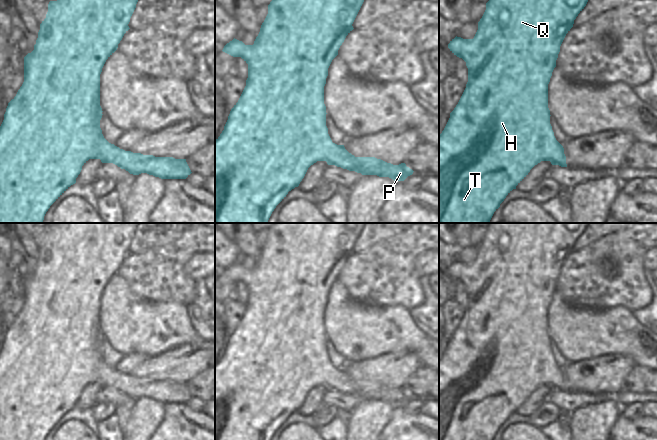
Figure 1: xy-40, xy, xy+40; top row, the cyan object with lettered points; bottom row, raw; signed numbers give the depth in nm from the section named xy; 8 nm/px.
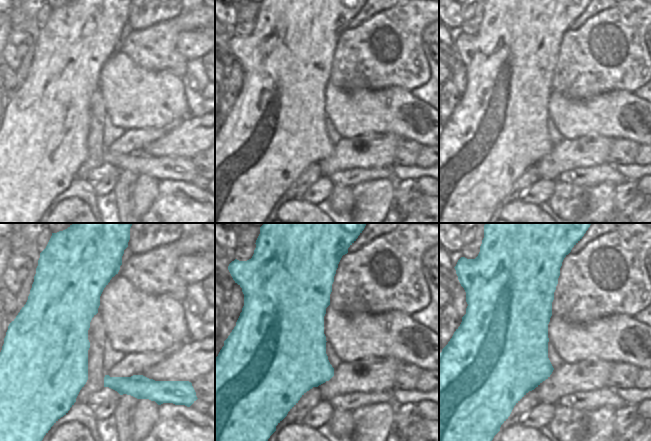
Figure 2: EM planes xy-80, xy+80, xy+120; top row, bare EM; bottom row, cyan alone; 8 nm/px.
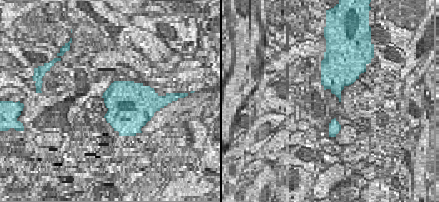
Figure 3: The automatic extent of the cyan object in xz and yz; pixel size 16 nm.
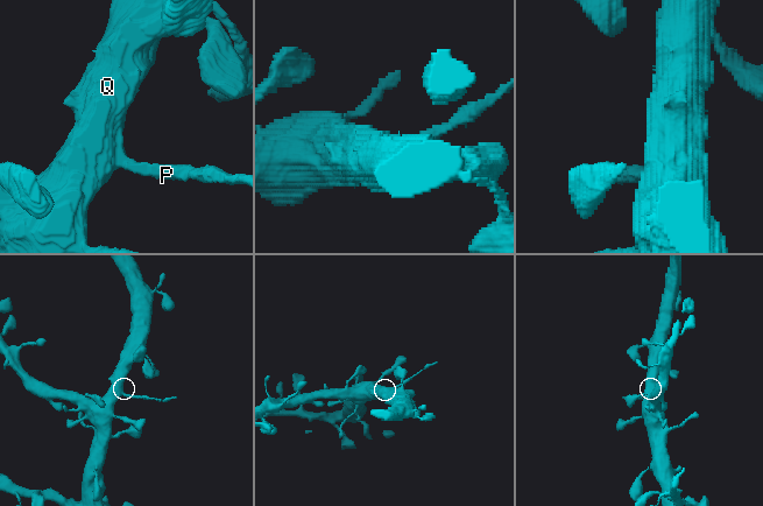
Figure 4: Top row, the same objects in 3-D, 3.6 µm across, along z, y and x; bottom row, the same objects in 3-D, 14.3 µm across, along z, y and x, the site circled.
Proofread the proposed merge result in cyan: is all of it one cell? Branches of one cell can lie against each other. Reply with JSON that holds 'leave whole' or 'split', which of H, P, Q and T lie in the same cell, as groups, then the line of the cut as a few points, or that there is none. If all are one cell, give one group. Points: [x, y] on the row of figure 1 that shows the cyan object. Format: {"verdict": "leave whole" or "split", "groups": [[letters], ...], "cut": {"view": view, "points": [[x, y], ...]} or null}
{"verdict": "split", "groups": [["H", "Q", "T"], ["P"]], "cut": {"view": "xy", "points": [[344, 147], [336, 153], [327, 153], [325, 160]]}}

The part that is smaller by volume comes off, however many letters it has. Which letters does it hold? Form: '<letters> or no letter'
P

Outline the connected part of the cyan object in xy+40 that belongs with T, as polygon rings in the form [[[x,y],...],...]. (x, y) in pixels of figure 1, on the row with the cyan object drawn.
[[[489,0],[486,3],[486,10],[478,22],[478,30],[474,38],[463,39],[456,36],[450,41],[448,44],[450,51],[466,62],[468,82],[458,104],[450,113],[444,130],[439,135],[439,223],[489,223],[506,196],[516,189],[516,186],[535,165],[541,161],[550,161],[551,153],[564,153],[564,148],[556,140],[550,124],[548,84],[556,67],[560,46],[587,2],[588,0]]]

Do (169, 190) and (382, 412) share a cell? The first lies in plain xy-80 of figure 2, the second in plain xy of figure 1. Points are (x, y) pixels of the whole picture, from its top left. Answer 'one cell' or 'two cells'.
two cells

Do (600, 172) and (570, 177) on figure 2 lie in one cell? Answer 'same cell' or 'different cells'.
same cell

